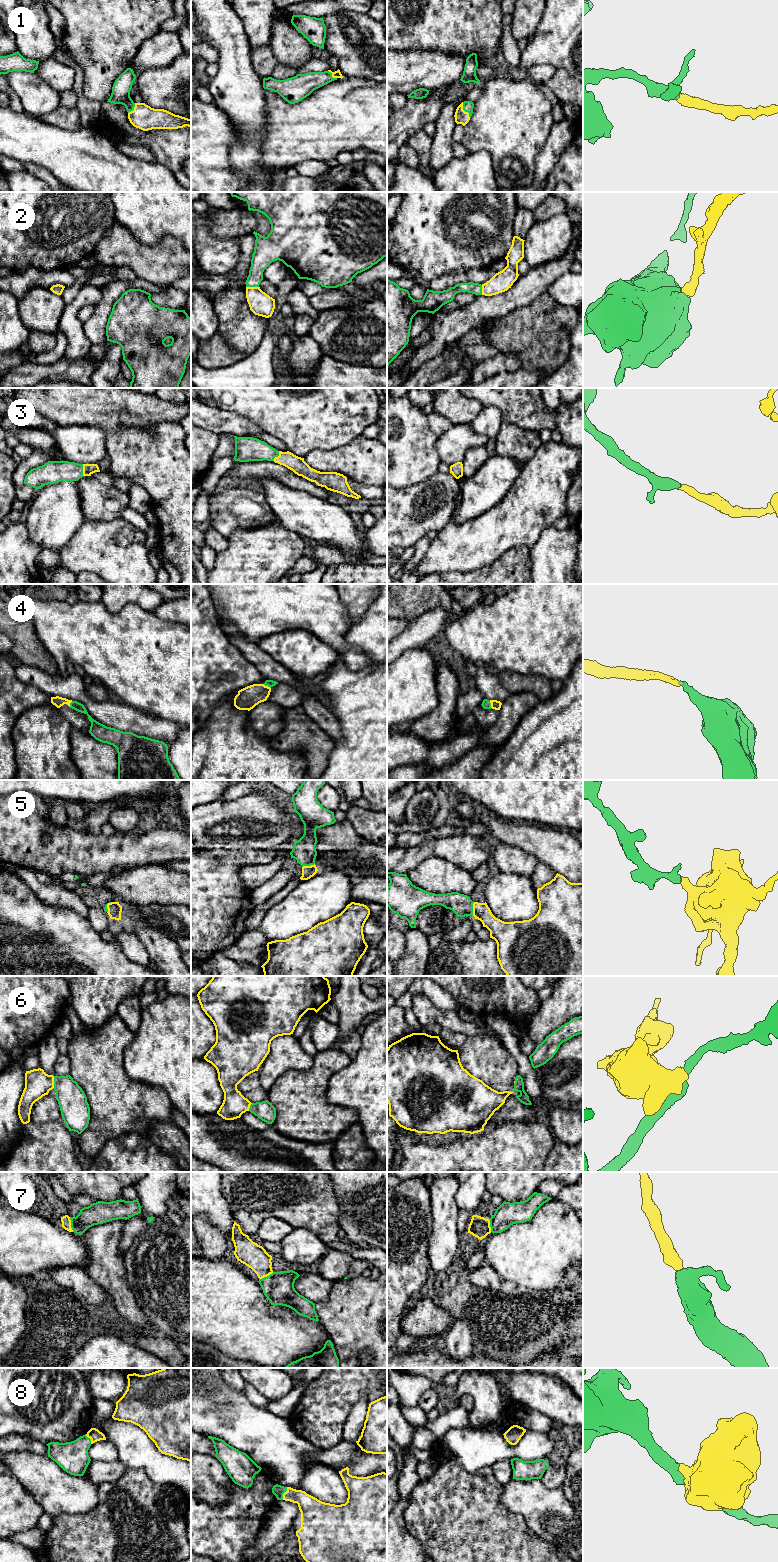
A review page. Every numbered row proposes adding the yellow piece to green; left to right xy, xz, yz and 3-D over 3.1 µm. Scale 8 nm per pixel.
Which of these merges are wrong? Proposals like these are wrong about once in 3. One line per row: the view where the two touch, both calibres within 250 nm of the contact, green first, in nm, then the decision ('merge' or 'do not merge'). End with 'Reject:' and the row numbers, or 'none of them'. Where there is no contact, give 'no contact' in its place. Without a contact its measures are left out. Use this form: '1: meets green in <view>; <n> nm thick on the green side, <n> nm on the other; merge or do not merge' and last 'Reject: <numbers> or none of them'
1: meets green in yz; 90 nm thick on the green side, 110 nm on the other; merge
2: meets green in xz; 170 nm thick on the green side, 190 nm on the other; merge
3: meets green in xy; 180 nm thick on the green side, 90 nm on the other; merge
4: meets green in xz; 60 nm thick on the green side, 180 nm on the other; merge
5: meets green in yz; 170 nm thick on the green side, 140 nm on the other; merge
6: meets green in xy; 220 nm thick on the green side, 200 nm on the other; merge
7: meets green in xy; 180 nm thick on the green side, 80 nm on the other; merge
8: meets green in xz; 90 nm thick on the green side, 180 nm on the other; merge
Reject: none of them

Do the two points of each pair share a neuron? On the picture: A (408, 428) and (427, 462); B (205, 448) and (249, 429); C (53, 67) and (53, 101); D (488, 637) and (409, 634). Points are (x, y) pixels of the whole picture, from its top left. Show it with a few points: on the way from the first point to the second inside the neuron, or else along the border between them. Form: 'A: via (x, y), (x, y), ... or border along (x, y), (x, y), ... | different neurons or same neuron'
A: via (408, 436), (408, 443), (419, 454) | same neuron
B: border along (201, 427), (218, 434) | different neurons
C: border along (35, 73), (59, 93) | different neurons
D: border along (454, 617), (443, 627) | different neurons

